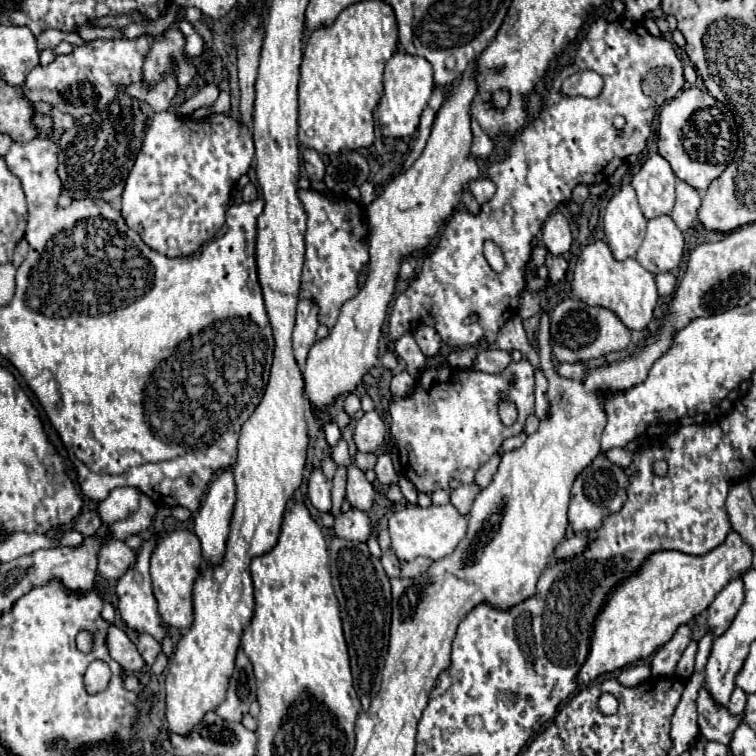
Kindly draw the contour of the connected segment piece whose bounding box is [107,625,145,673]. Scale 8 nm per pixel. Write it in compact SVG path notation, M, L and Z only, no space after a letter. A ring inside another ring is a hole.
M111 625L107 631L107 649L109 649L109 655L129 673L137 673L145 665L131 637L115 625Z

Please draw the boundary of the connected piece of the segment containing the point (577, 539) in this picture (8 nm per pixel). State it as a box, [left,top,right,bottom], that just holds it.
[555,533,587,559]

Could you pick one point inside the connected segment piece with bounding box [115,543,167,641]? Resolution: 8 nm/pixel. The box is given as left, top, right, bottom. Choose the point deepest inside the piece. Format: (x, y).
(135, 601)

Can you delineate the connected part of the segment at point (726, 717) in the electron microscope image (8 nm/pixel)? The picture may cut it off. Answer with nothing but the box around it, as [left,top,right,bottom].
[697,687,741,745]

